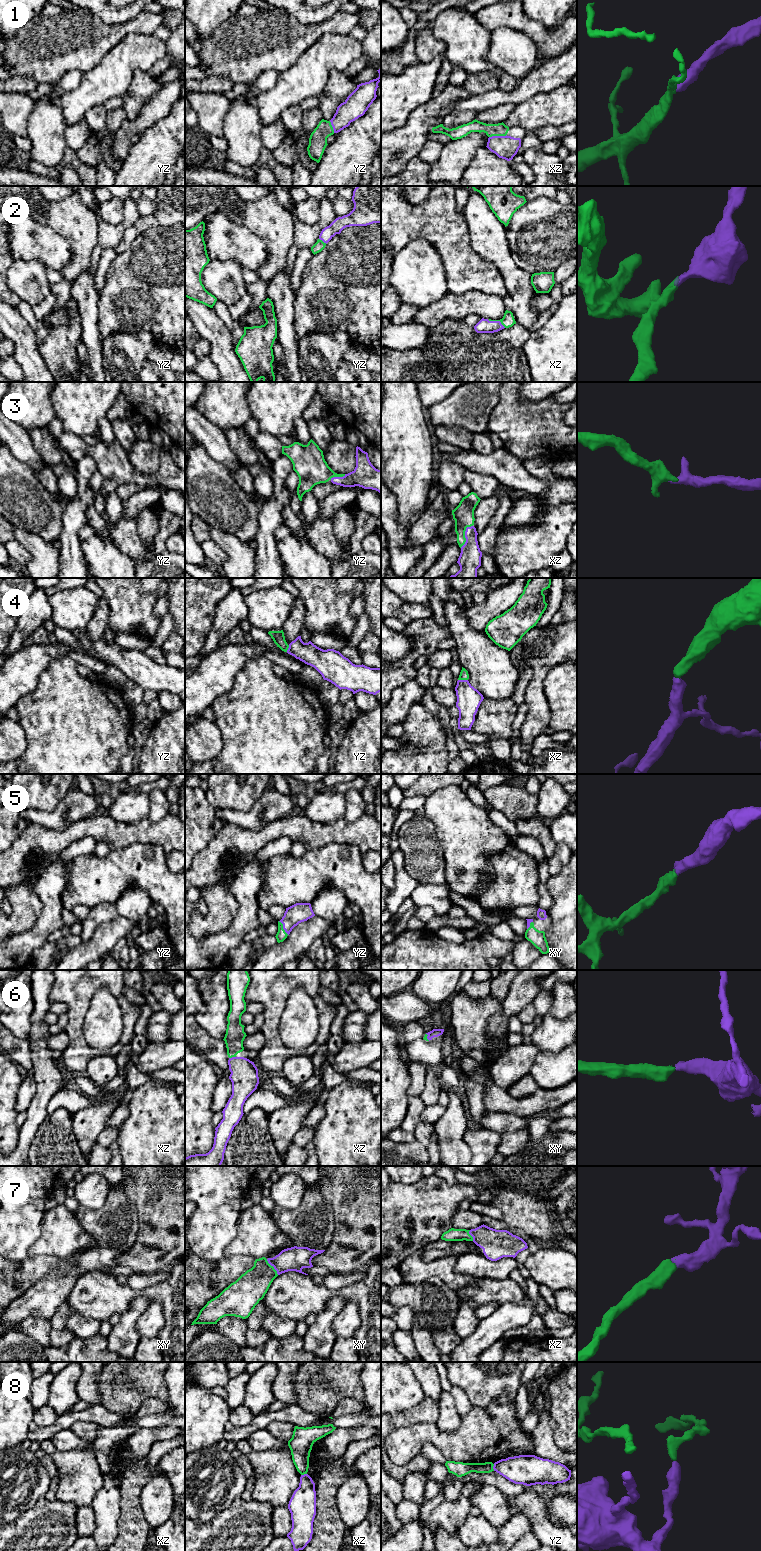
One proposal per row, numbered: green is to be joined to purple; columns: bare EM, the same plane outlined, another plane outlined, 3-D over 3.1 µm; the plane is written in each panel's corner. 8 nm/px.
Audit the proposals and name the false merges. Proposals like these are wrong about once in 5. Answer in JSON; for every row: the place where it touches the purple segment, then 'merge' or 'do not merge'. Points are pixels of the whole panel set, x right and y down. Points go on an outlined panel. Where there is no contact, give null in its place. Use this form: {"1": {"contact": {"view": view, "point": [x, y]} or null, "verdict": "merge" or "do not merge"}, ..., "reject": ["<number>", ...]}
{"1": {"contact": {"view": "xz", "point": [497, 136]}, "verdict": "merge"}, "2": {"contact": {"view": "xz", "point": [497, 321]}, "verdict": "merge"}, "3": {"contact": {"view": "xz", "point": [465, 535]}, "verdict": "merge"}, "4": {"contact": {"view": "xz", "point": [463, 680]}, "verdict": "merge"}, "5": {"contact": {"view": "yz", "point": [283, 927]}, "verdict": "merge"}, "6": {"contact": {"view": "xz", "point": [232, 1057]}, "verdict": "merge"}, "7": {"contact": {"view": "xy", "point": [273, 1266]}, "verdict": "merge"}, "8": {"contact": {"view": "yz", "point": [493, 1467]}, "verdict": "do not merge"}, "reject": ["8"]}

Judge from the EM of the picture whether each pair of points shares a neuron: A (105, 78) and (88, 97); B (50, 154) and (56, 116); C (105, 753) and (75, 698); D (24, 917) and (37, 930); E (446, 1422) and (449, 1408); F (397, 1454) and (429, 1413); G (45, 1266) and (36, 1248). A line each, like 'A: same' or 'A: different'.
A: same
B: same
C: same
D: different
E: same
F: different
G: different

